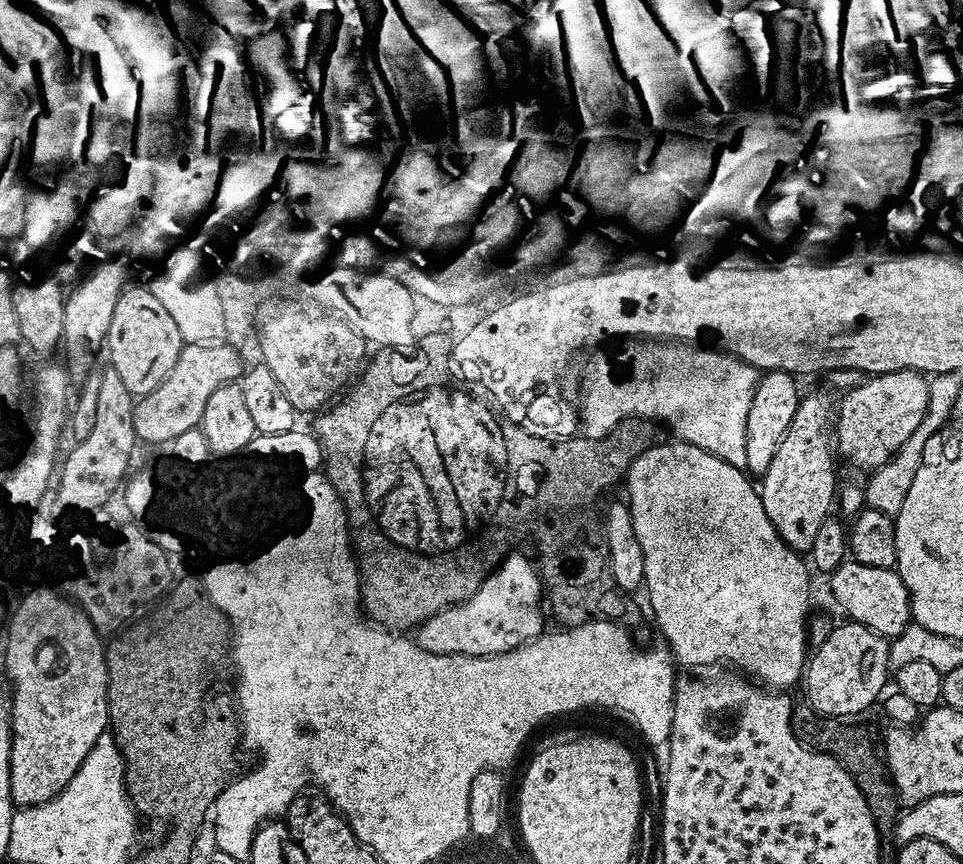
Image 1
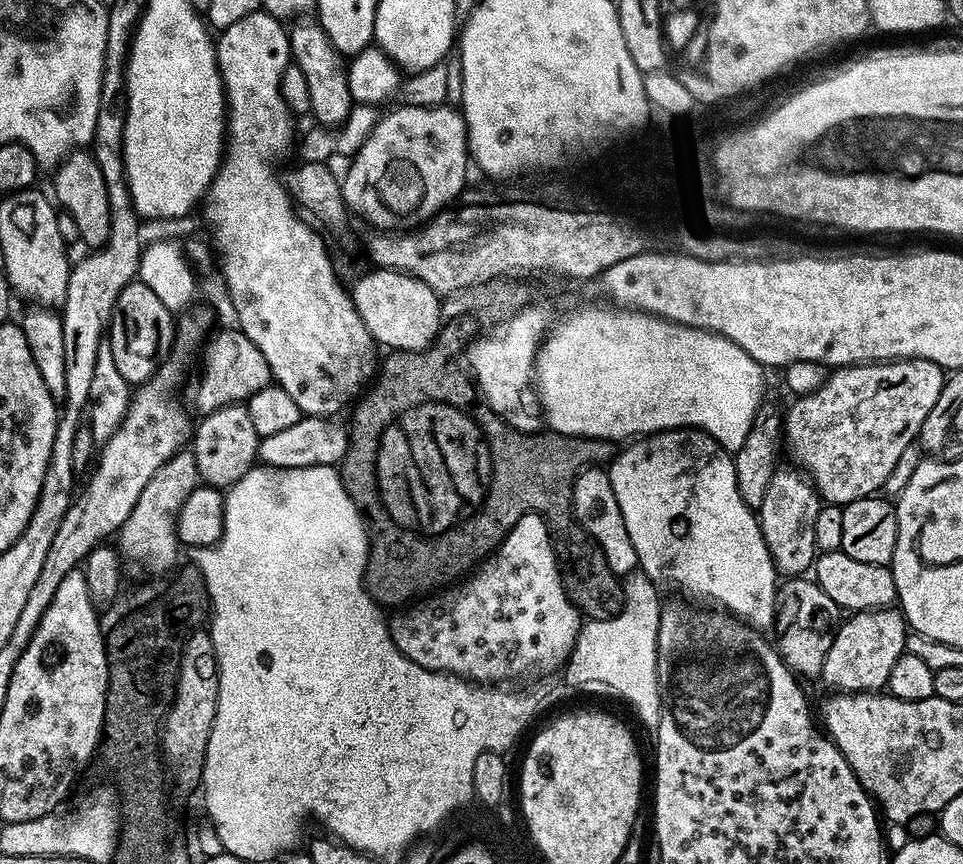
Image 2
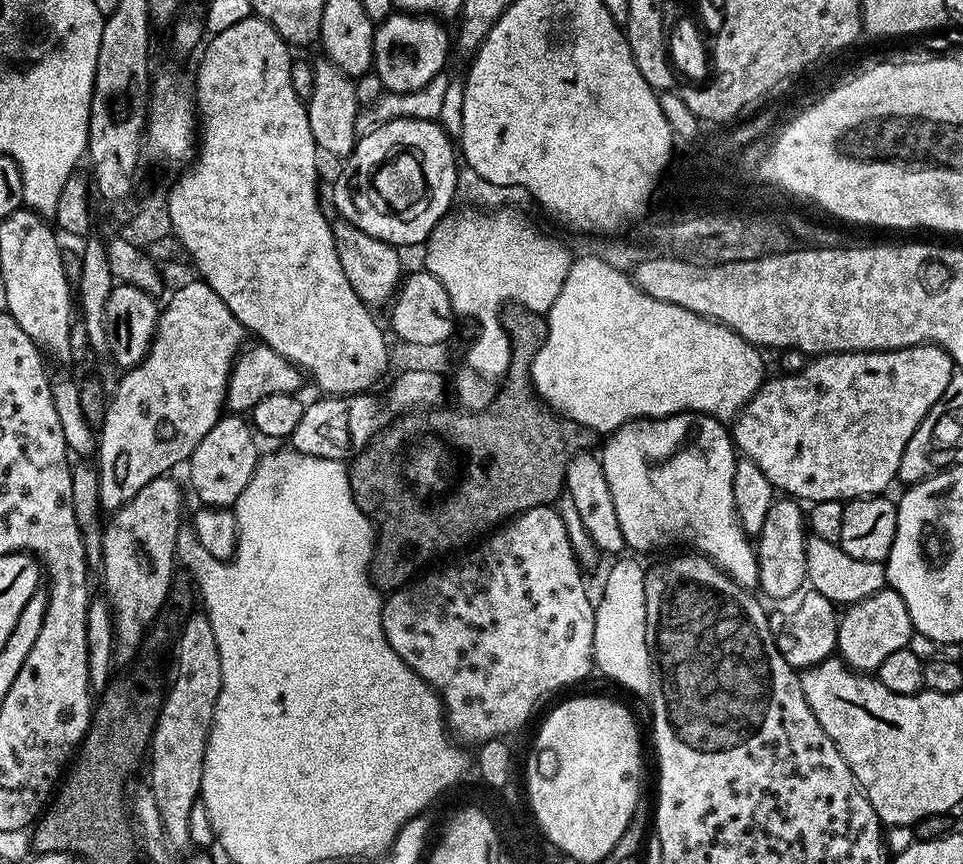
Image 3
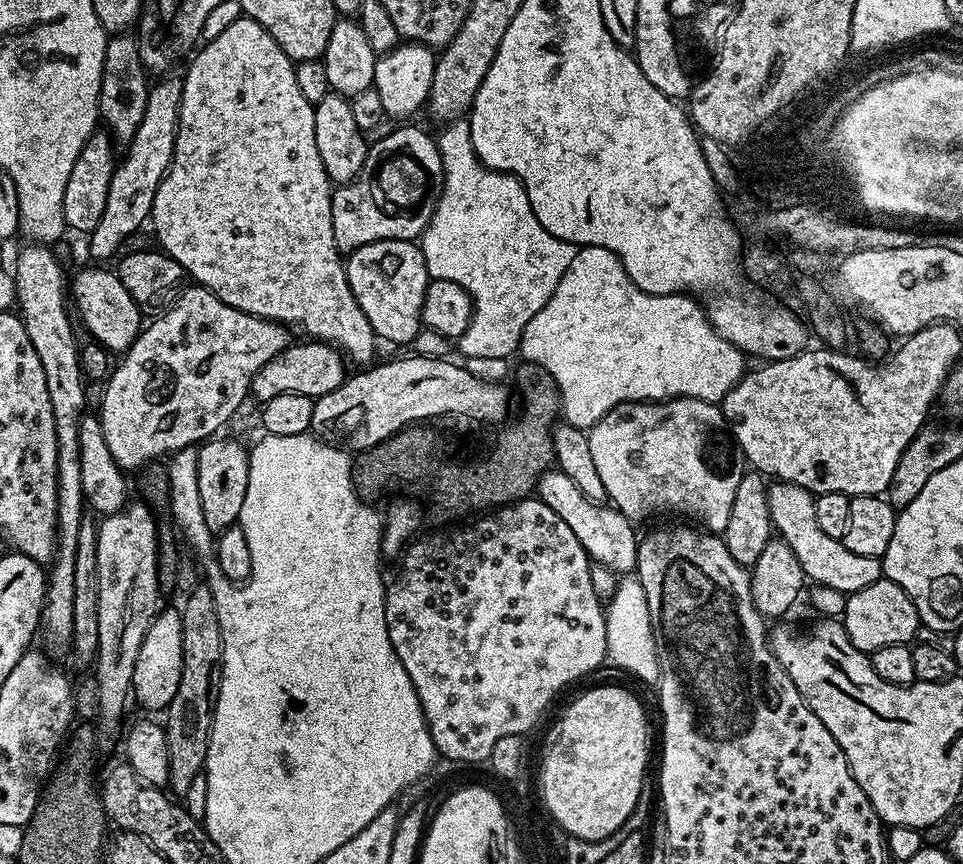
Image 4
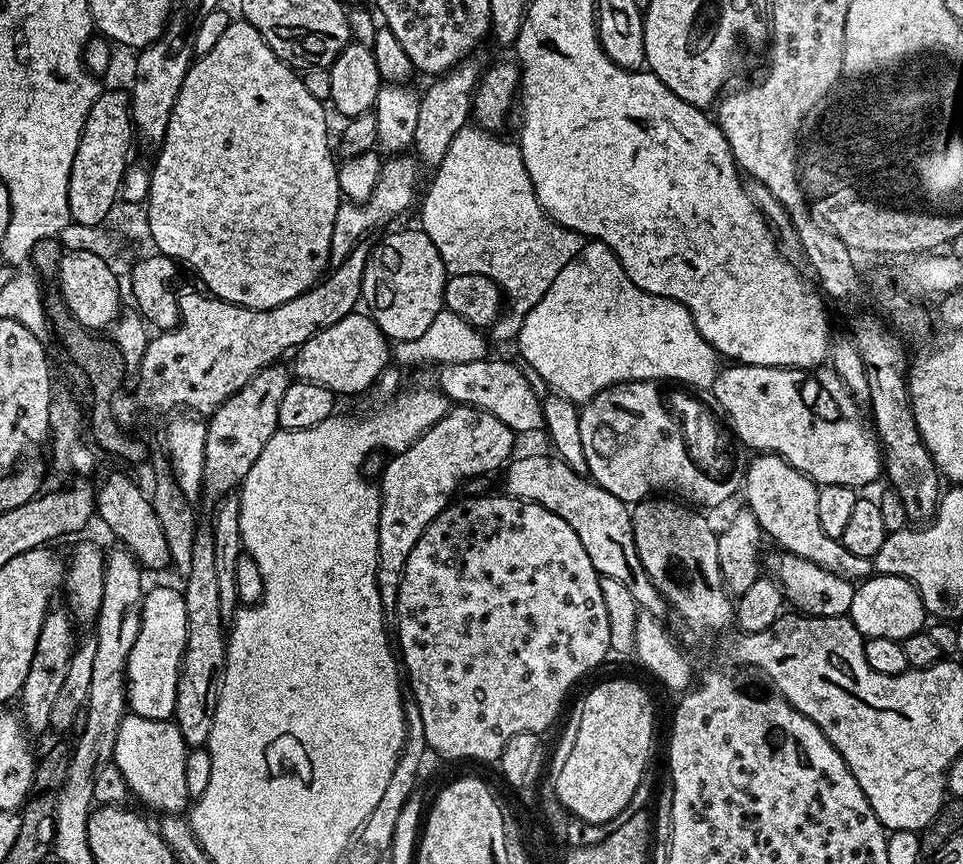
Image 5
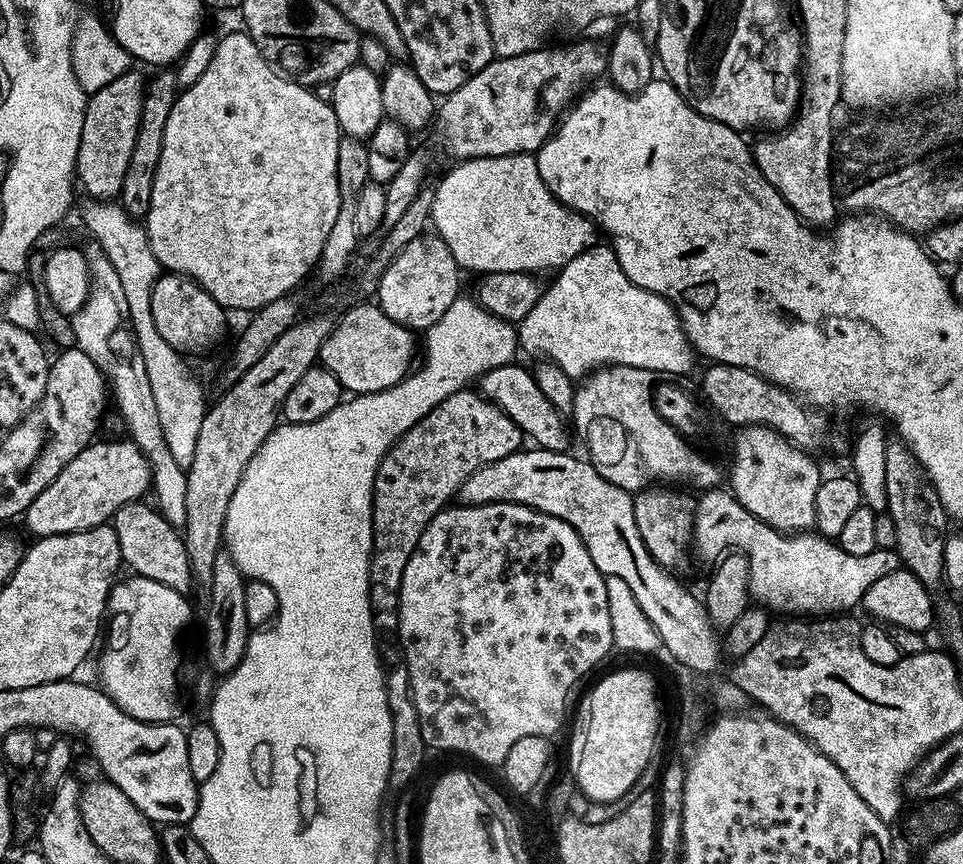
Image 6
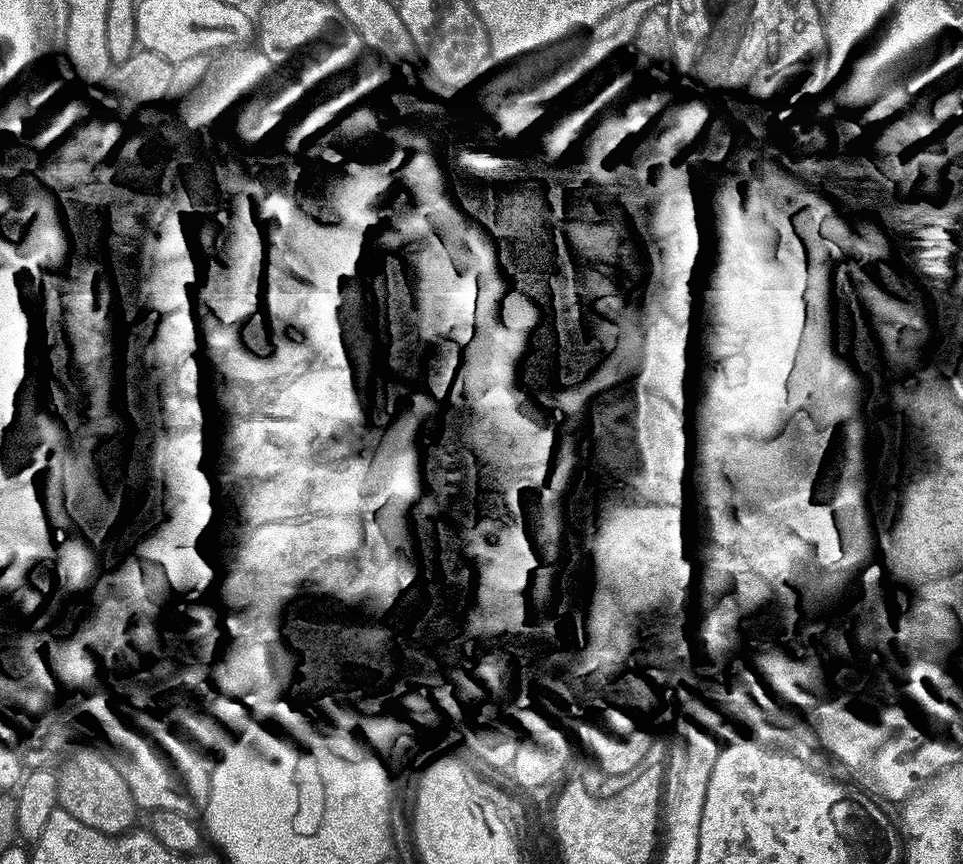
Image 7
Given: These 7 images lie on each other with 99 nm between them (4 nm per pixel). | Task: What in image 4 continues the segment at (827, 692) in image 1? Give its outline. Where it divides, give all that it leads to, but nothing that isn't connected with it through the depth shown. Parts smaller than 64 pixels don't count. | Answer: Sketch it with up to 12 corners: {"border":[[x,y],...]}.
{"border":[[883,578],[845,599],[842,623],[869,654],[915,641],[906,590]]}

